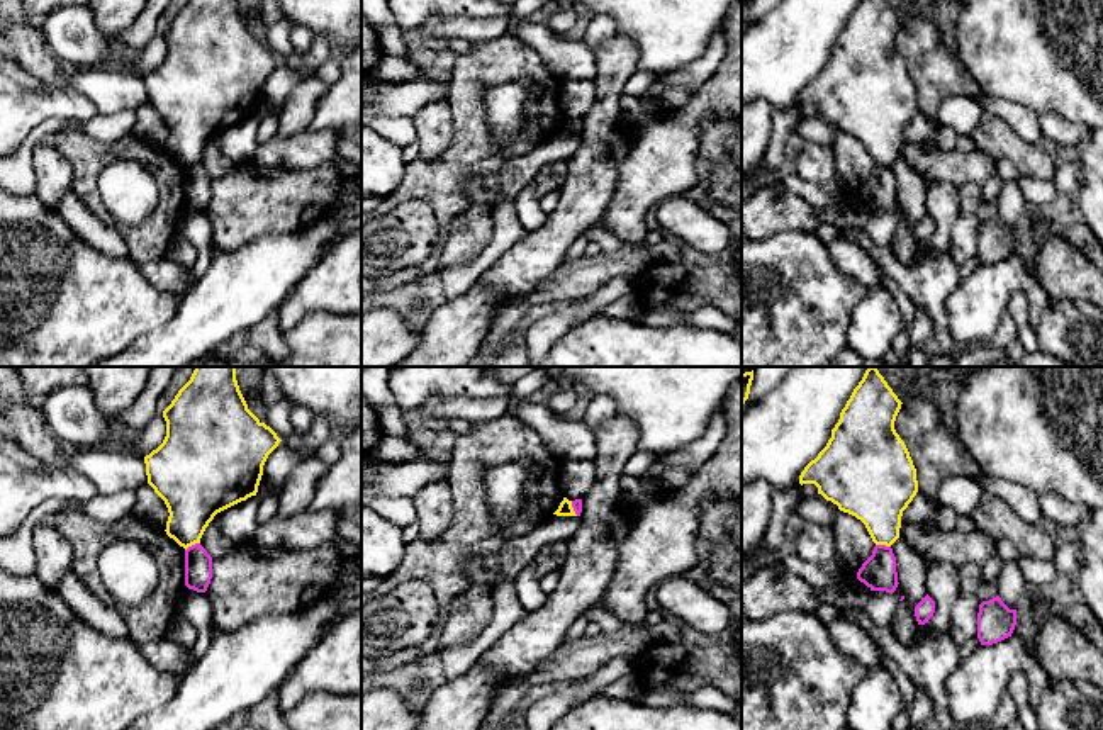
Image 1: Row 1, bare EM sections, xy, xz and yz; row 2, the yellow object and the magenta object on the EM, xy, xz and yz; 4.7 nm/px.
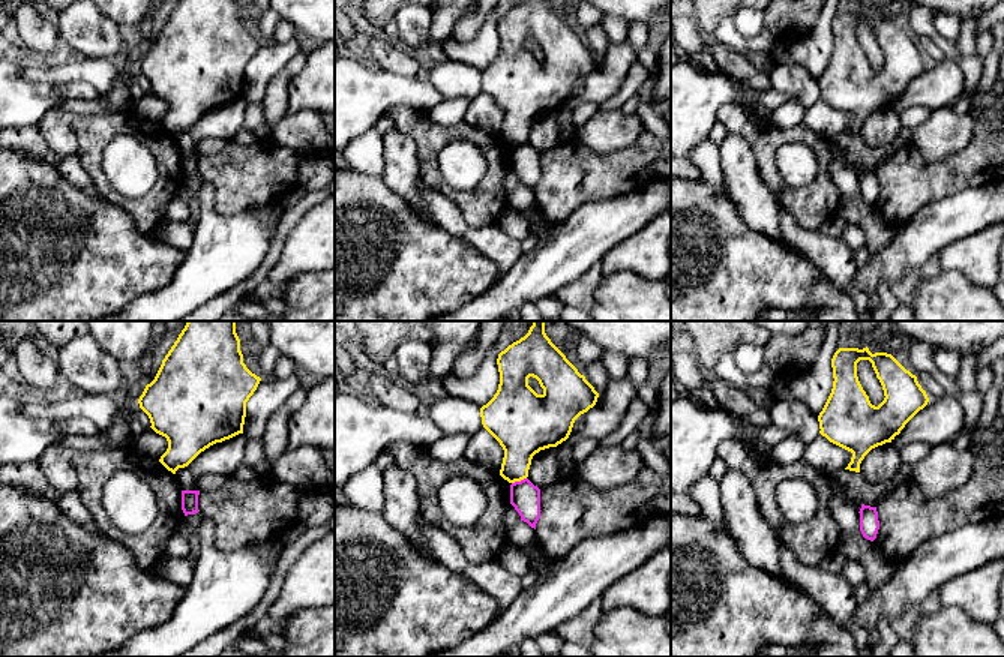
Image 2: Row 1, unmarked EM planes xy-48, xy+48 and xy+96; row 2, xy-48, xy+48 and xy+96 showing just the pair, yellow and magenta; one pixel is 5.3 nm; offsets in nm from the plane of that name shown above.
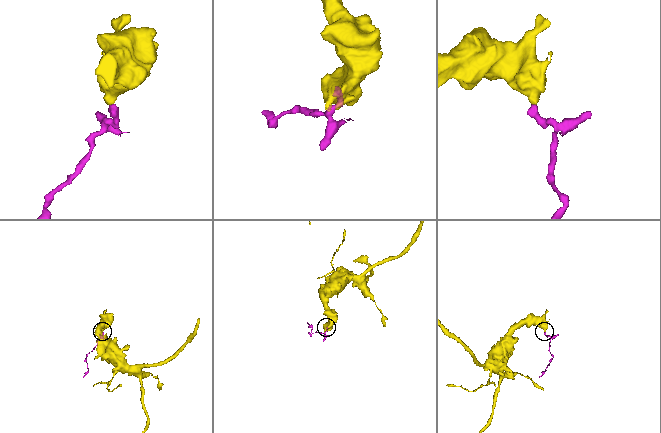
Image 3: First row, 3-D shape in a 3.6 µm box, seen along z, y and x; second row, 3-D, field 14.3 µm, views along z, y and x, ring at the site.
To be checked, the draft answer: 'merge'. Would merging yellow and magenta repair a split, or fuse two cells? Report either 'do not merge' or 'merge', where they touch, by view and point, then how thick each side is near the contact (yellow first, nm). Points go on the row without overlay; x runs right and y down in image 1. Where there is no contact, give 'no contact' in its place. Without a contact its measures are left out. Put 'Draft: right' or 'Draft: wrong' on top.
Draft: wrong
do not merge; meets yellow in xy at (192, 163); 300 nm thick on the yellow side, 130 nm on the other

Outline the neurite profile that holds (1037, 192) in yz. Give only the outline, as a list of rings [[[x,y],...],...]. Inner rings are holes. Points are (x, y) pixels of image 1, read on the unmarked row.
[[[996,158],[996,170],[1003,182],[1015,182],[1018,185],[1027,204],[1042,207],[1059,195],[1052,180],[1025,177],[1006,158]]]

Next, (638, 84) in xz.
[[[638,68],[624,83],[623,93],[641,98],[648,92],[648,88],[657,81],[657,73],[650,73],[647,70]]]

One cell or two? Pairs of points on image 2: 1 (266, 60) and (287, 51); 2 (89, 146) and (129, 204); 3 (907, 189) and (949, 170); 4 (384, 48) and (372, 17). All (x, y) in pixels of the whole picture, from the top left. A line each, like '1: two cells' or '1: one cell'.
1: one cell
2: one cell
3: one cell
4: two cells

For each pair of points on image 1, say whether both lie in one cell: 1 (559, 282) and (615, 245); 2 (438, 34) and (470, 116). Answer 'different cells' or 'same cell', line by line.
1: different cells
2: different cells

